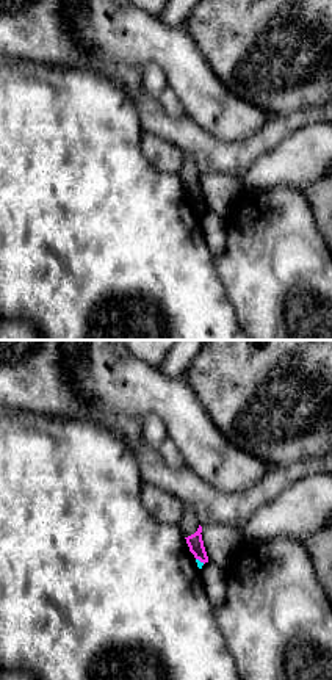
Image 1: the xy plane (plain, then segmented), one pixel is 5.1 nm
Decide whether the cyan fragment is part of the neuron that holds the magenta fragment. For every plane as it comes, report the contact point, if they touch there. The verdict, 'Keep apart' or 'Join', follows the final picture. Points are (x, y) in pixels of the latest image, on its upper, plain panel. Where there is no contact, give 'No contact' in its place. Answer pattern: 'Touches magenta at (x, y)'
Touches magenta at (201, 210)

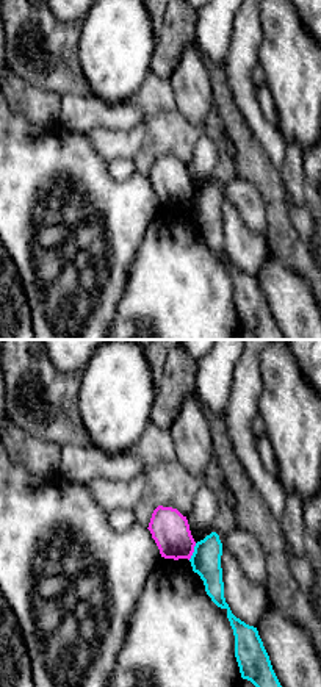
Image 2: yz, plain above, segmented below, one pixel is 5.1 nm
Touches magenta at (193, 201)

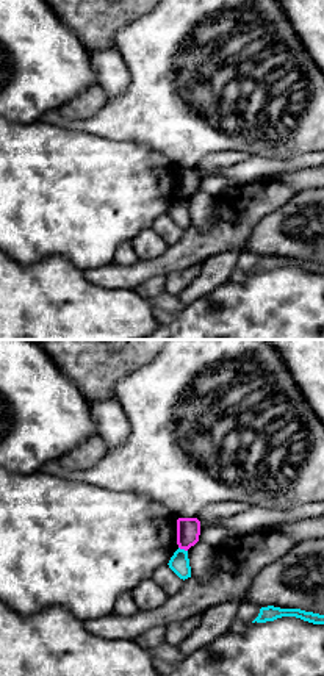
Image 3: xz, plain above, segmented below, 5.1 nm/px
Touches magenta at (183, 197)

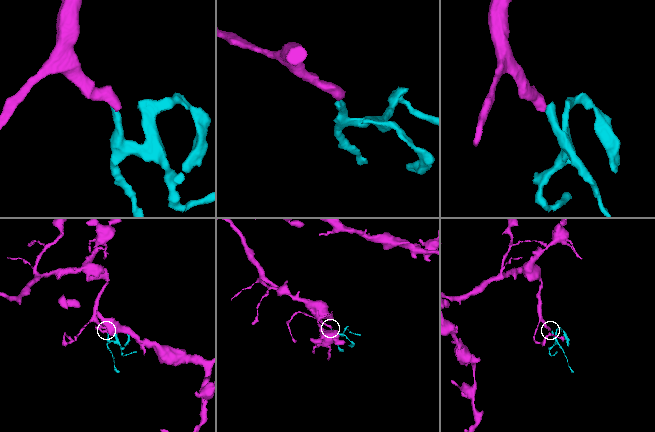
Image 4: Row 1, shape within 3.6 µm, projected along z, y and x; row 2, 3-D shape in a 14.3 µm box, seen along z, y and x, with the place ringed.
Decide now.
Keep apart

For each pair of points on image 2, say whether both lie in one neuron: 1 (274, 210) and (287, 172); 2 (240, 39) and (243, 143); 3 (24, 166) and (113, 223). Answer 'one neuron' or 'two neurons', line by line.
1: two neurons
2: two neurons
3: one neuron

